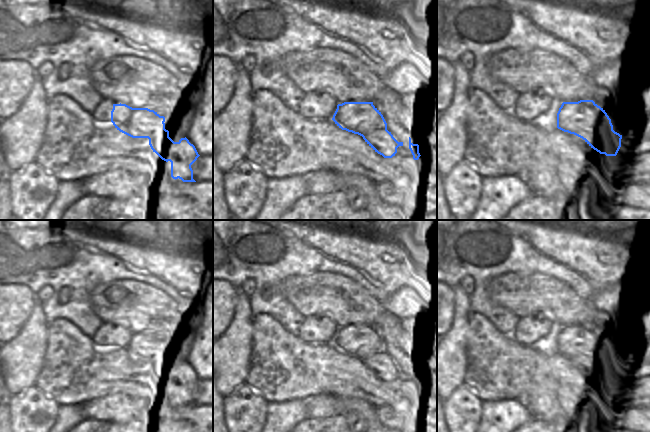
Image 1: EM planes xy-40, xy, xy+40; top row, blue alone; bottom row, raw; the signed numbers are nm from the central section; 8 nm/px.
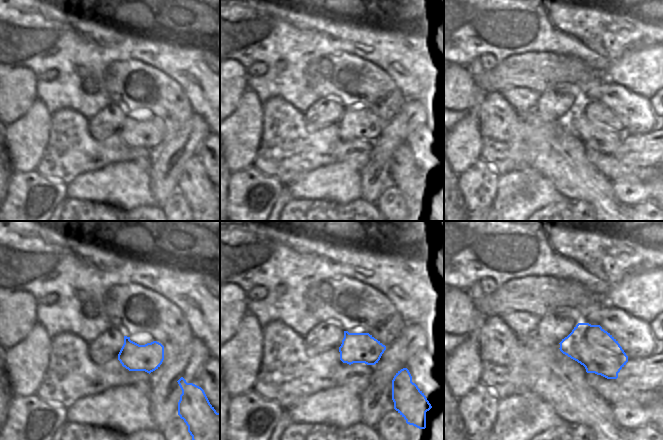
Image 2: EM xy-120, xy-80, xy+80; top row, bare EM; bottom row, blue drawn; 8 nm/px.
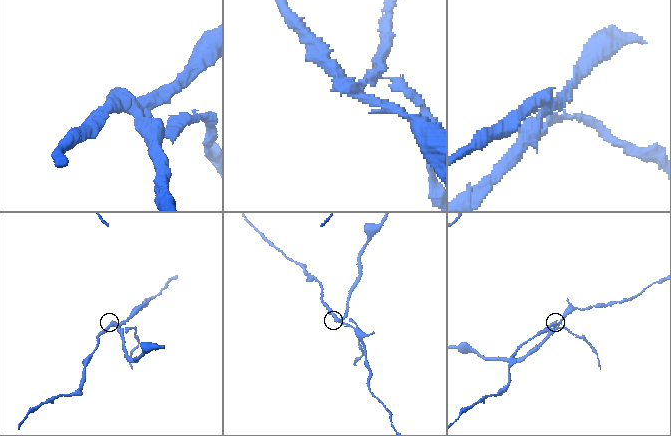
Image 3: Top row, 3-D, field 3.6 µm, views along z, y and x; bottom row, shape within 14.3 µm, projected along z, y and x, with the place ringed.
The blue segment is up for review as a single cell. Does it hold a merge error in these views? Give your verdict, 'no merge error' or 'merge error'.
merge error

